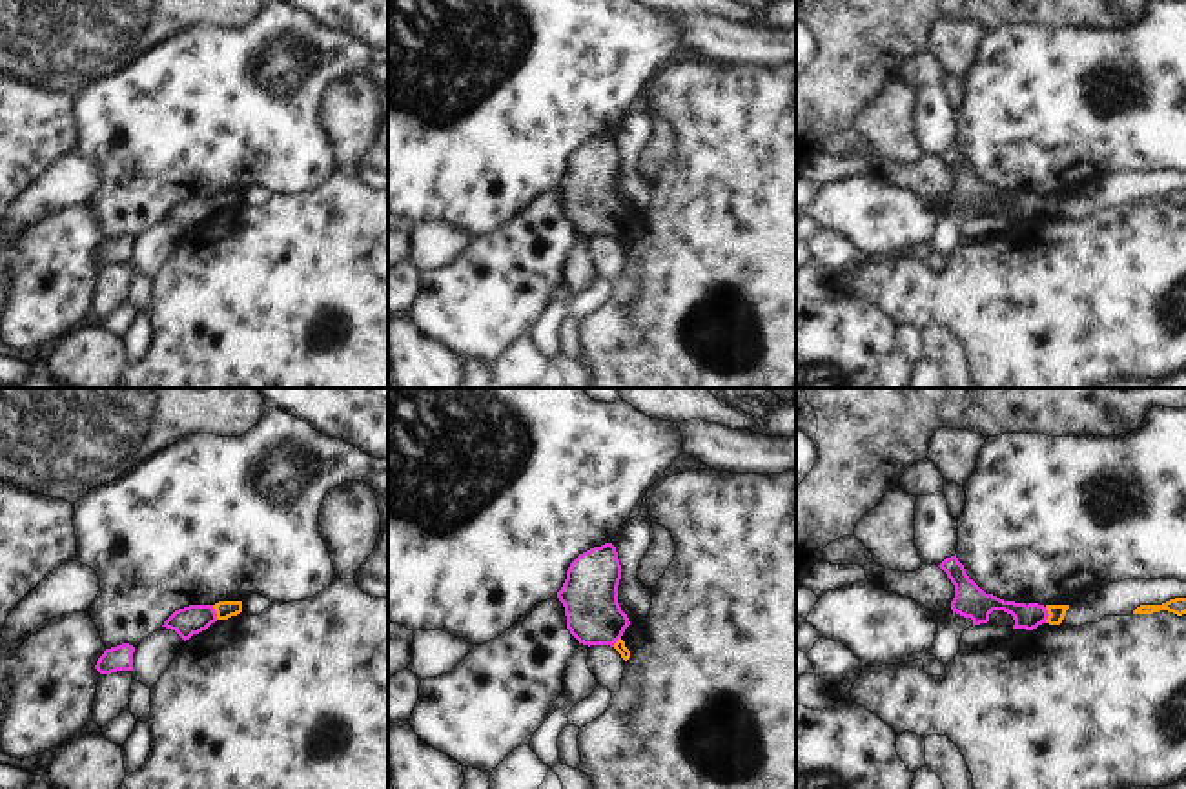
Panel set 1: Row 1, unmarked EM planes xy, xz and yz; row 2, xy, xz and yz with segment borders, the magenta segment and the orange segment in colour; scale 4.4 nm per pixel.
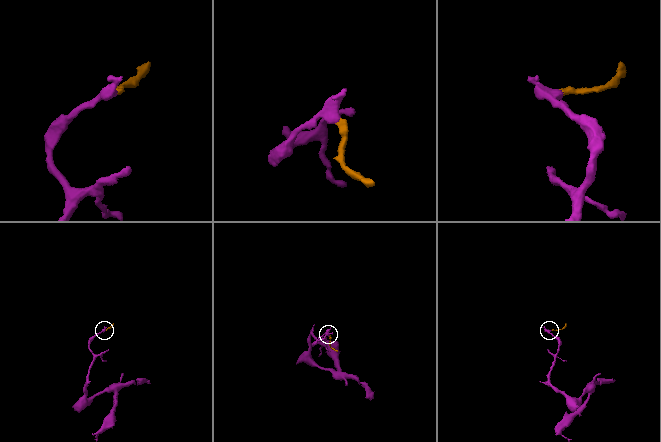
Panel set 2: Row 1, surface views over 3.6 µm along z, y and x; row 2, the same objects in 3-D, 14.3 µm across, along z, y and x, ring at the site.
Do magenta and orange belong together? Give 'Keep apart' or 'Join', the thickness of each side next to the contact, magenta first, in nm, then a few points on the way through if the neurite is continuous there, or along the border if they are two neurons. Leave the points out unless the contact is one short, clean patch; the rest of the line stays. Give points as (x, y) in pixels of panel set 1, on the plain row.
Join. Thickness 110 nm (magenta) against 70 nm. Path across: yz (1028, 208), (1048, 206), (1057, 204).

